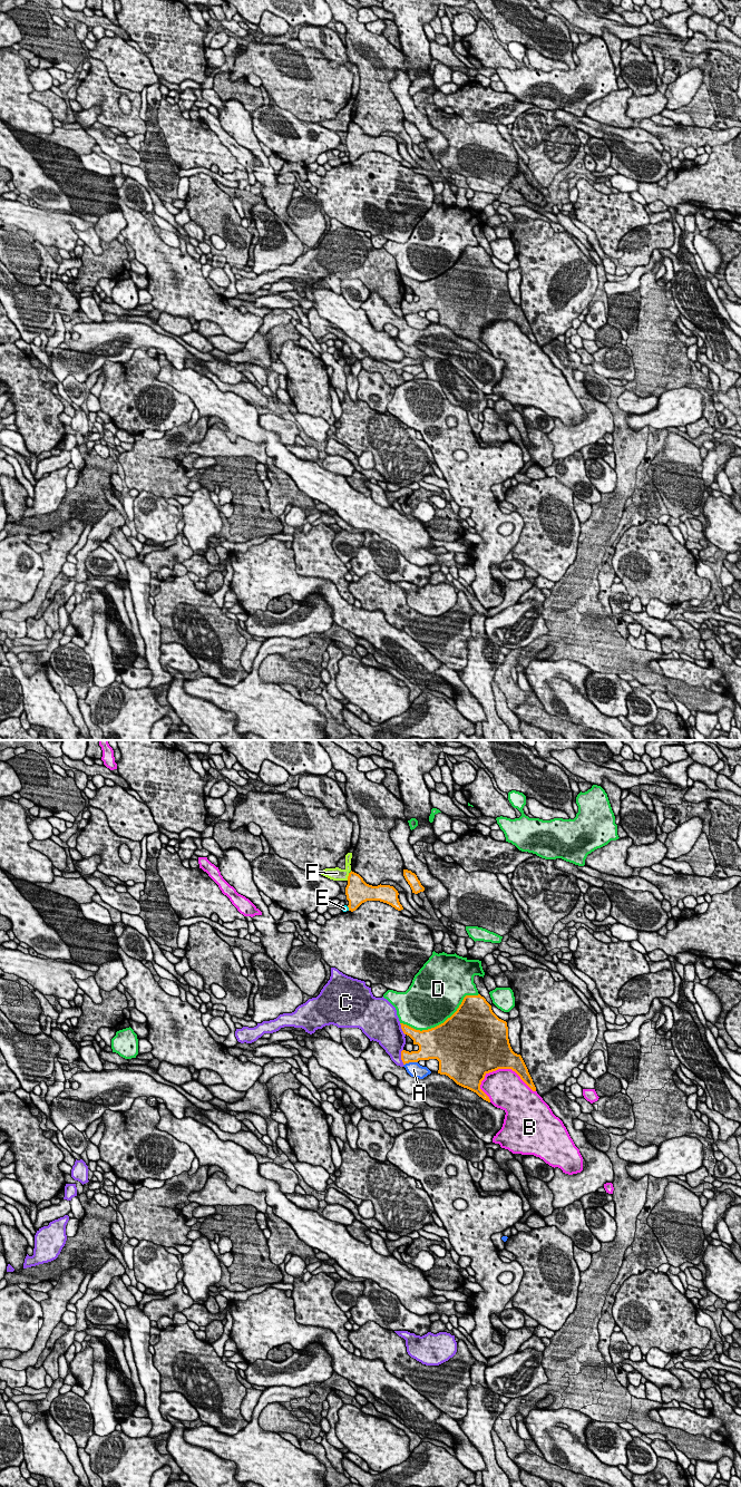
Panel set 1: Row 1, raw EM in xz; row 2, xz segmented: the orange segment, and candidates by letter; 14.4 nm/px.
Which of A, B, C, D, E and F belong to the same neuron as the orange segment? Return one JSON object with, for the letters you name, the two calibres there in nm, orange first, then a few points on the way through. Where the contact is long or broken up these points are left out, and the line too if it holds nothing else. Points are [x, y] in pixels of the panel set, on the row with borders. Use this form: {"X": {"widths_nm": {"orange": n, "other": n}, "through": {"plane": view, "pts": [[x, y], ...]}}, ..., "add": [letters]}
{"add": []}

